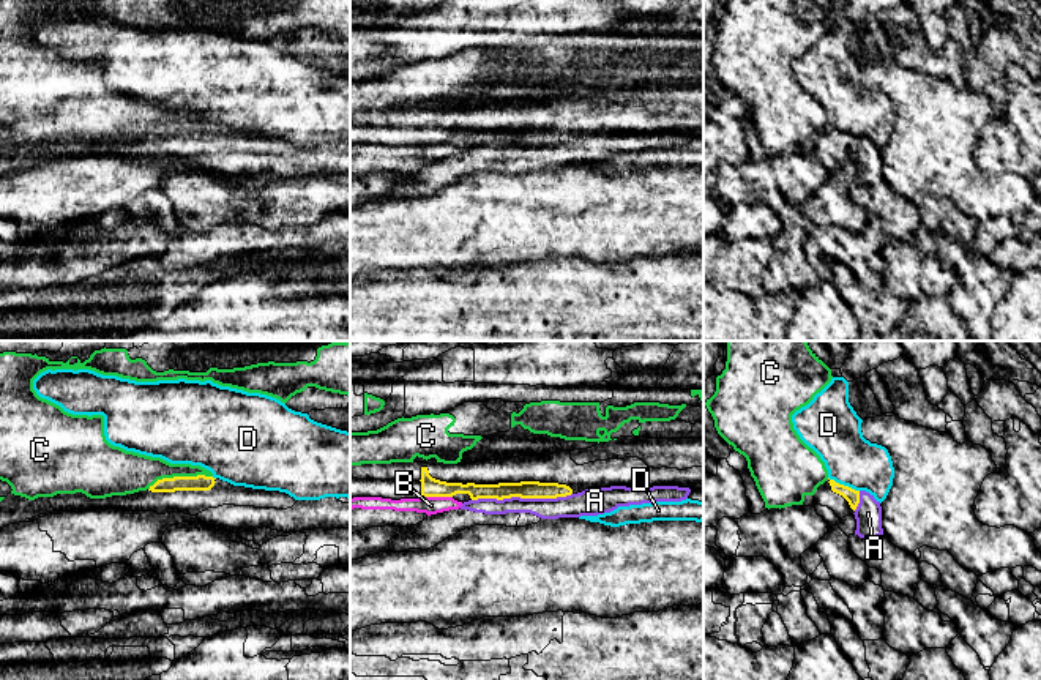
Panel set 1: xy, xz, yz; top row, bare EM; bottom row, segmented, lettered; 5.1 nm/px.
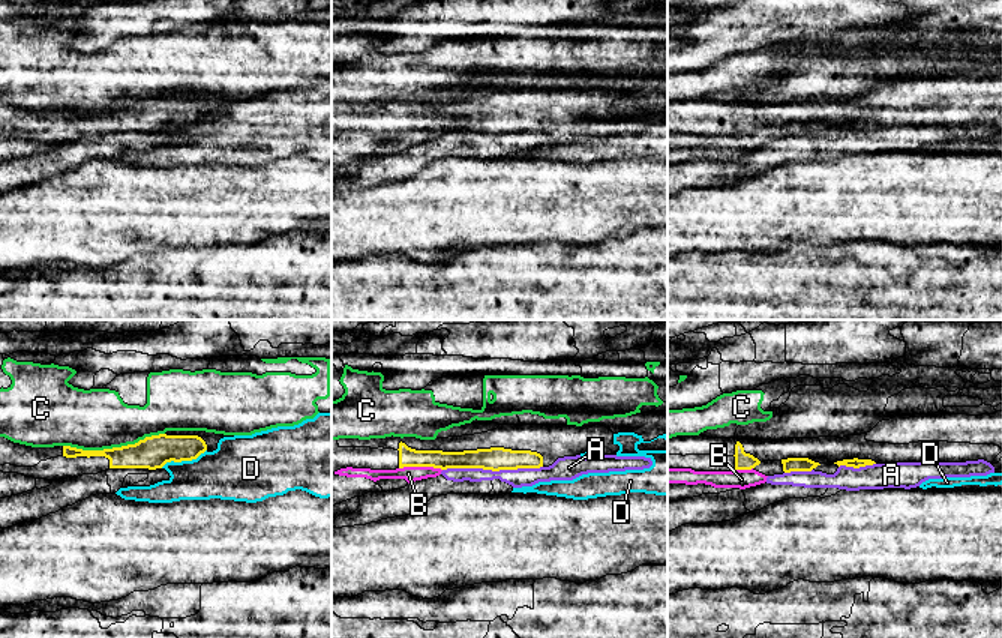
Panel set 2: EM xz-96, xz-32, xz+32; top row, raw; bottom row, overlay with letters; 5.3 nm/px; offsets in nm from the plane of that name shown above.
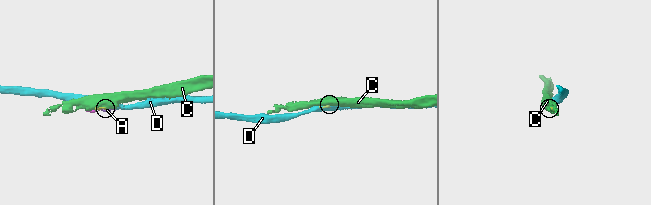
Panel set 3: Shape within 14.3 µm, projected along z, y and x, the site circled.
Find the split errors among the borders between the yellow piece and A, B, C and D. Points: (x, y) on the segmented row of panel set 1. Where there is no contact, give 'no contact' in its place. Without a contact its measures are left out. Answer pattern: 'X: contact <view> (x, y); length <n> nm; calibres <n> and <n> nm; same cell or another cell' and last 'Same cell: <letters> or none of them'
A: contact xz (521, 497); length 500 nm; calibres 100 and 110 nm; another cell
B: contact xz (437, 496); length 160 nm; calibres 100 and 100 nm; another cell
C: contact xy (180, 477); length 340 nm; calibres 80 and 200 nm; another cell
D: contact yz (843, 485); length 180 nm; calibres 70 and 260 nm; another cell
Same cell: none of them

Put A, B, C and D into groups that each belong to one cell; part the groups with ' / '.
A / B / C / D

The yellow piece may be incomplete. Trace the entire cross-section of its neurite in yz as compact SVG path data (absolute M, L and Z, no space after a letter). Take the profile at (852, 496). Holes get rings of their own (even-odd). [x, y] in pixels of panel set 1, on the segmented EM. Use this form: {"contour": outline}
{"contour": "M826 480L814 494L814 508L833 527L839 519L853 514L860 503L860 491Z"}

